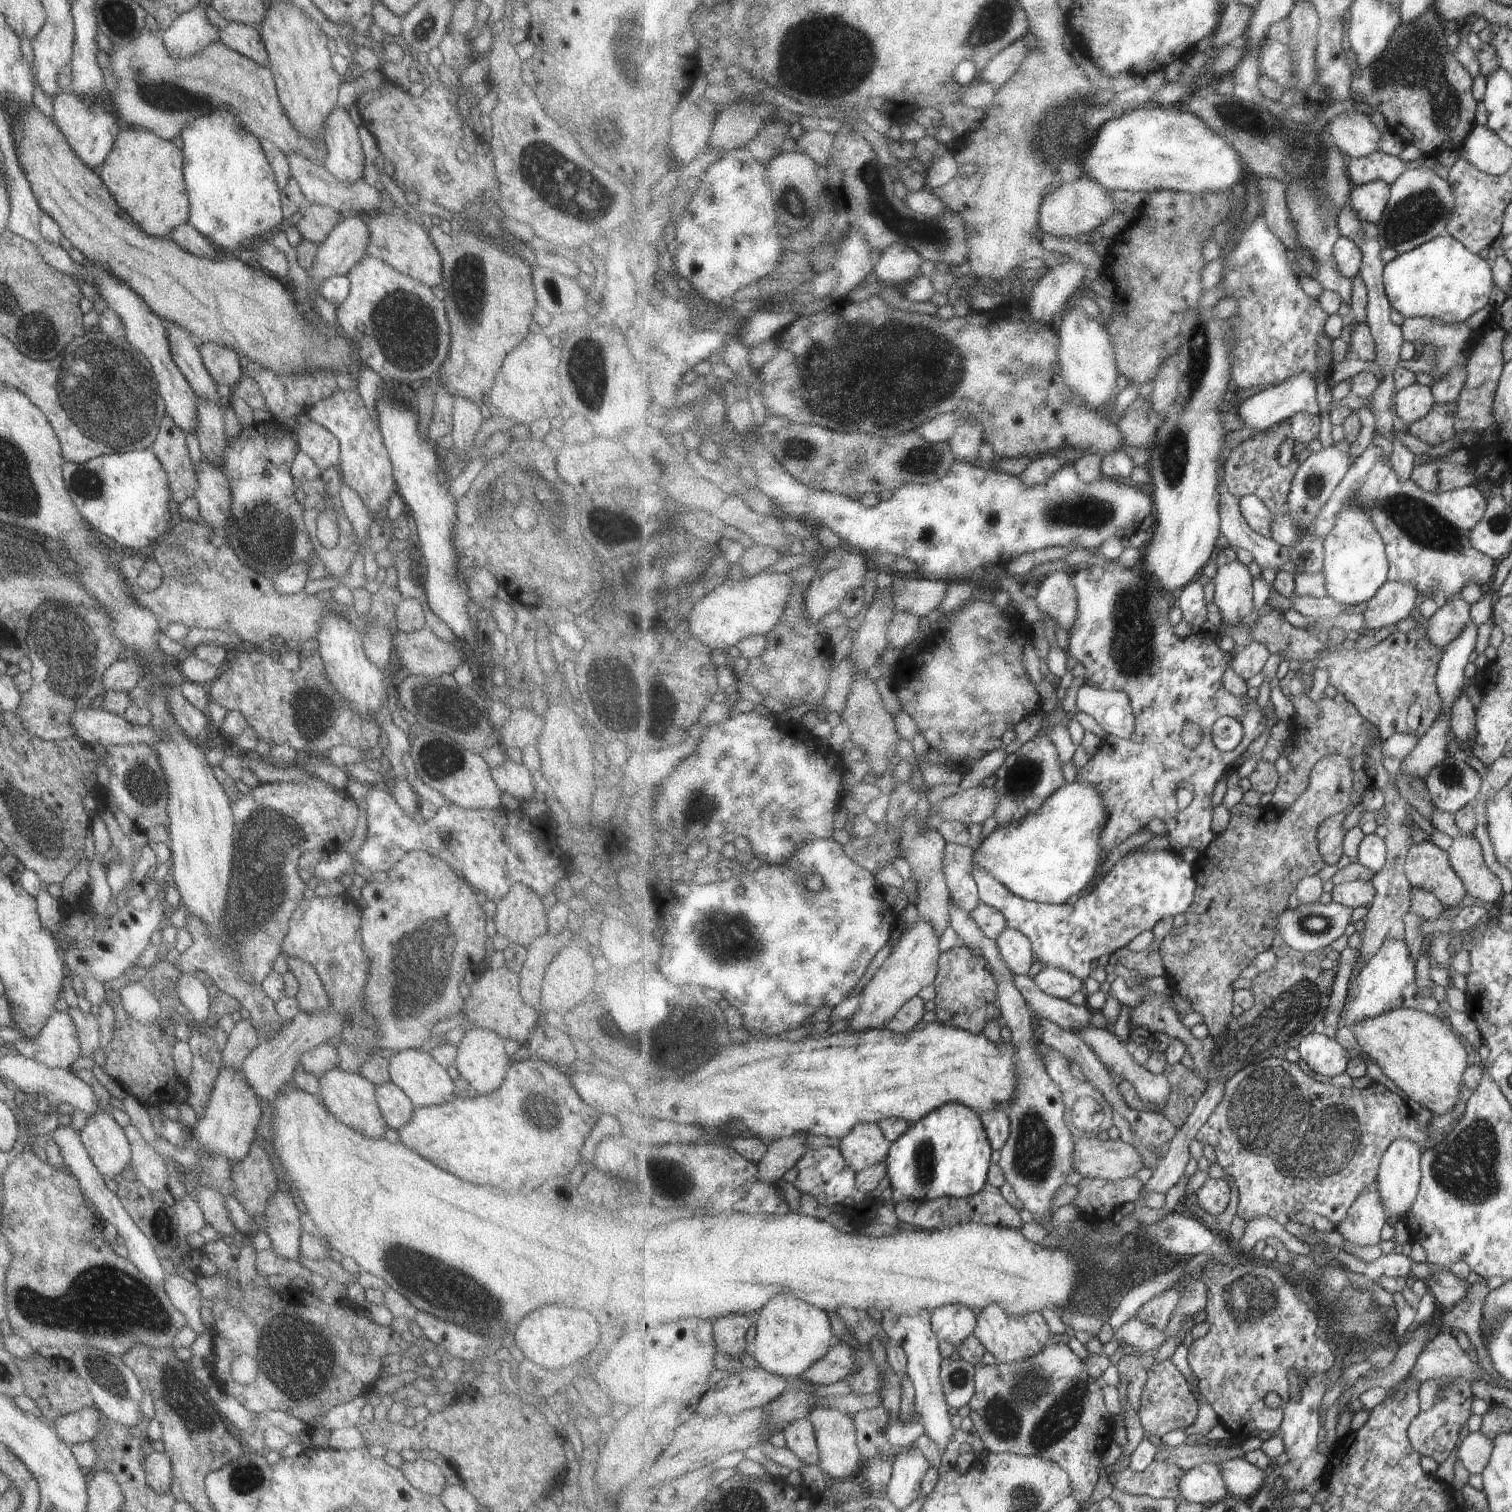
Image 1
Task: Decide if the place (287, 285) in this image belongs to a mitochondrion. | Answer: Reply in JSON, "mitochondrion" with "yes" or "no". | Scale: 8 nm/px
{"mitochondrion":"no"}

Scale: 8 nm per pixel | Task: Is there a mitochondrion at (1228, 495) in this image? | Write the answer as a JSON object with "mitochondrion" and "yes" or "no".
{"mitochondrion":"no"}

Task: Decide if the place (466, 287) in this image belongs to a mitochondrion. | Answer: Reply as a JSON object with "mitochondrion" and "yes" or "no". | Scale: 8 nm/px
{"mitochondrion":"yes"}

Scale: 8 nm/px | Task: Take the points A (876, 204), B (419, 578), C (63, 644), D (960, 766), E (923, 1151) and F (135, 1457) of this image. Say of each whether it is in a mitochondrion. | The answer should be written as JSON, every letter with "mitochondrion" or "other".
{"A":"mitochondrion","B":"other","C":"mitochondrion","D":"other","E":"mitochondrion","F":"other"}

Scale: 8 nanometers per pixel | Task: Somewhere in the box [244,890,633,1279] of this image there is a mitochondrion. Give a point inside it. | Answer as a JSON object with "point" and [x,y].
{"point":[419,959]}

